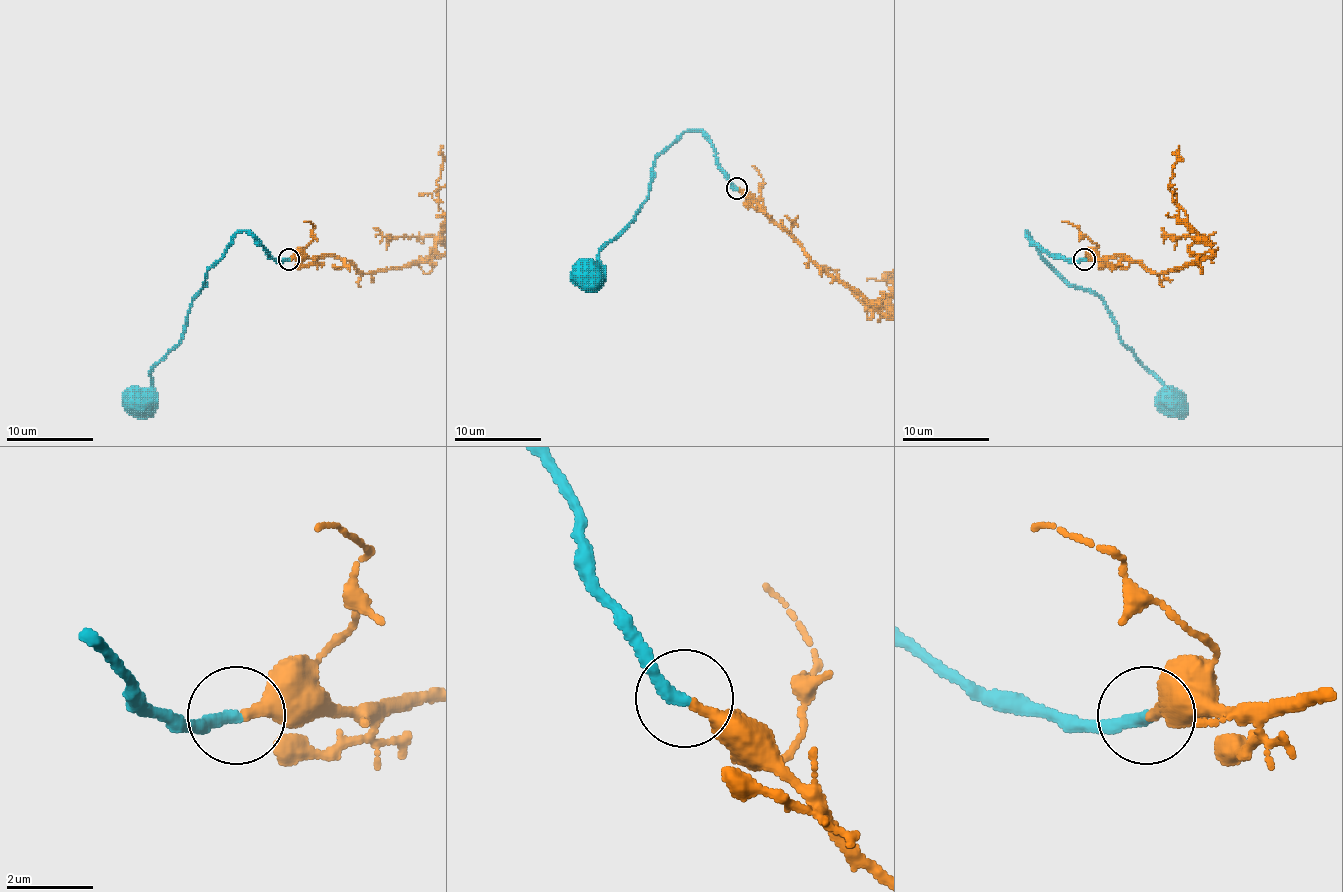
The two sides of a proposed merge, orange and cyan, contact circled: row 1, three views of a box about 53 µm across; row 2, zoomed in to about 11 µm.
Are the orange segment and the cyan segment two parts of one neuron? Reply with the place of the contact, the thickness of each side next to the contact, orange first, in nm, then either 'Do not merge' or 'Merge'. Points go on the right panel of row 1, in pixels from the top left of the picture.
Place: (1084, 259). Thickness 300 nm (orange) against 320 nm. Merge

